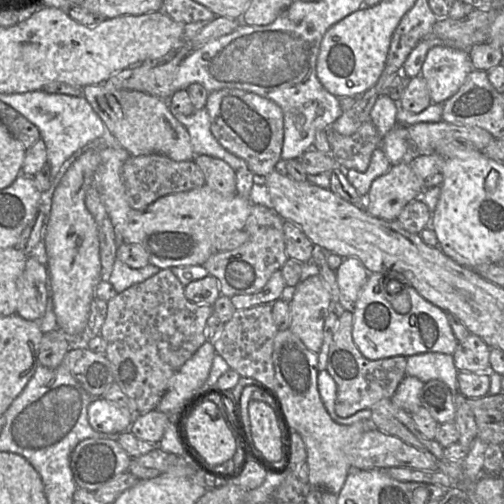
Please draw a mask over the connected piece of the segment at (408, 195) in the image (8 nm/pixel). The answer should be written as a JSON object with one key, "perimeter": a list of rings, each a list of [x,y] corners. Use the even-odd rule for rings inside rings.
{"perimeter":[[[400,162],[372,182],[363,208],[374,217],[393,221],[410,201],[420,200],[423,190],[409,163]]]}

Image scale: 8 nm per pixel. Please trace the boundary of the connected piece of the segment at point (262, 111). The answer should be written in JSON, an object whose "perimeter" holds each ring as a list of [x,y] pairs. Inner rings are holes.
{"perimeter":[[[224,88],[208,94],[205,109],[211,119],[211,132],[214,137],[225,149],[243,159],[256,176],[266,178],[270,173],[278,170],[278,164],[282,160],[284,143],[284,116],[280,106],[272,100],[252,92]]]}

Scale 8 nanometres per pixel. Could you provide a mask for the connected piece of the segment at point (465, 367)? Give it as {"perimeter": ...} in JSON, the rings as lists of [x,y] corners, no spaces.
{"perimeter":[[[470,334],[459,341],[452,354],[454,364],[459,372],[486,372],[490,368],[490,346],[482,338]]]}

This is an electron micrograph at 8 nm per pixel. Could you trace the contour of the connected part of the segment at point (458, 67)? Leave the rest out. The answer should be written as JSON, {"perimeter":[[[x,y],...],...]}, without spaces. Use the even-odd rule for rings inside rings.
{"perimeter":[[[435,45],[426,55],[420,76],[427,83],[432,103],[443,104],[462,87],[470,72],[467,51]]]}

